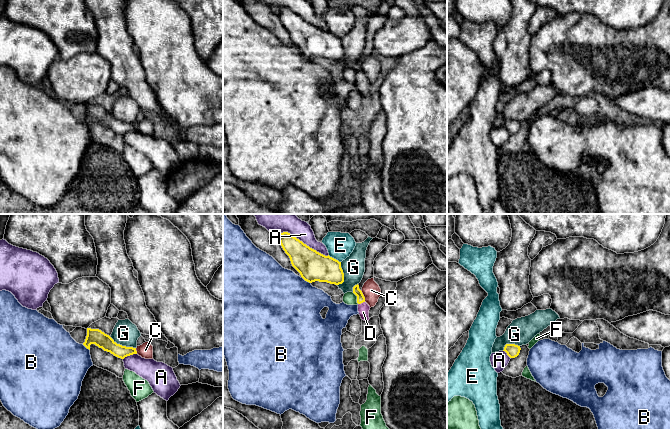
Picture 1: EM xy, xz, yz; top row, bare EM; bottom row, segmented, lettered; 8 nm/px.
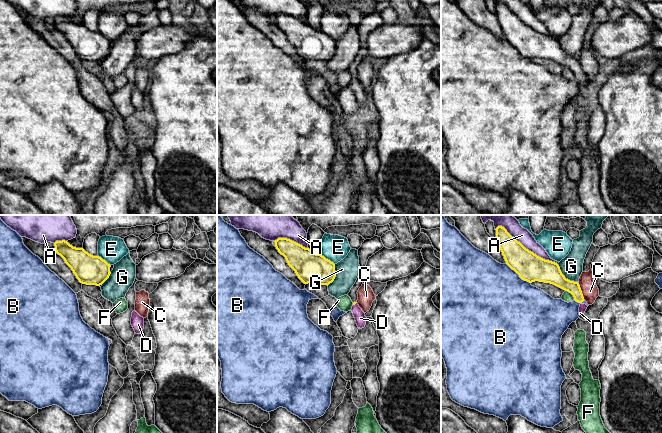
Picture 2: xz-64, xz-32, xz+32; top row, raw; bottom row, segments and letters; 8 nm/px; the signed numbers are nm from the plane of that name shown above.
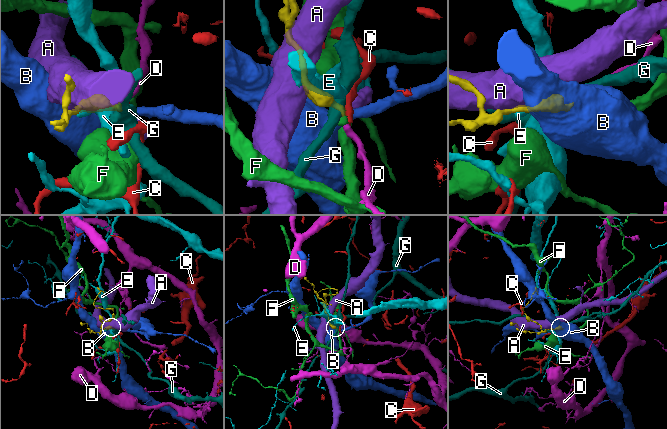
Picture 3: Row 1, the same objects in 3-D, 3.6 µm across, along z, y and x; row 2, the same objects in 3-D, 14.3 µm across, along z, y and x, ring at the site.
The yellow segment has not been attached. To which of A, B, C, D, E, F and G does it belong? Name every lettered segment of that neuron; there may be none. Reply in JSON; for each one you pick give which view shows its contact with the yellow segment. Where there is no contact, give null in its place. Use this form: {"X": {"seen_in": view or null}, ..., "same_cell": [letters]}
{"D": {"seen_in": "xz"}, "same_cell": ["D"]}

